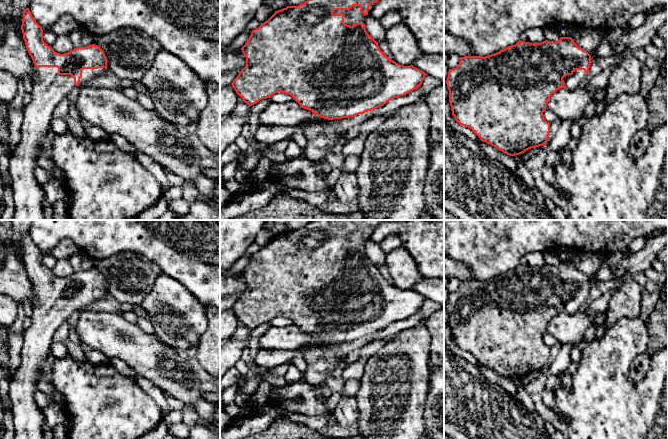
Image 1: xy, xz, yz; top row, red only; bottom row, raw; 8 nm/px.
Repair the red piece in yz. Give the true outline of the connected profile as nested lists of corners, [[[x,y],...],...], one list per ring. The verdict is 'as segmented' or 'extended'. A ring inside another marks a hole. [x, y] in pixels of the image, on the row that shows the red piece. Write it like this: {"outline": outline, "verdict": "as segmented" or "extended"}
{"outline": [[[560,37],[556,42],[545,40],[541,43],[519,40],[515,45],[489,56],[460,57],[458,66],[449,69],[446,80],[452,115],[460,125],[470,128],[481,141],[507,155],[520,155],[531,148],[545,145],[550,123],[545,120],[543,112],[551,95],[563,87],[574,90],[583,86],[590,65],[591,55],[580,48],[571,37]]], "verdict": "extended"}

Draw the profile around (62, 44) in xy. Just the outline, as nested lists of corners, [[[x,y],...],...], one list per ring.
[[[60,35],[57,36],[51,48],[57,53],[64,54],[73,50],[74,46],[69,38],[69,35]]]

